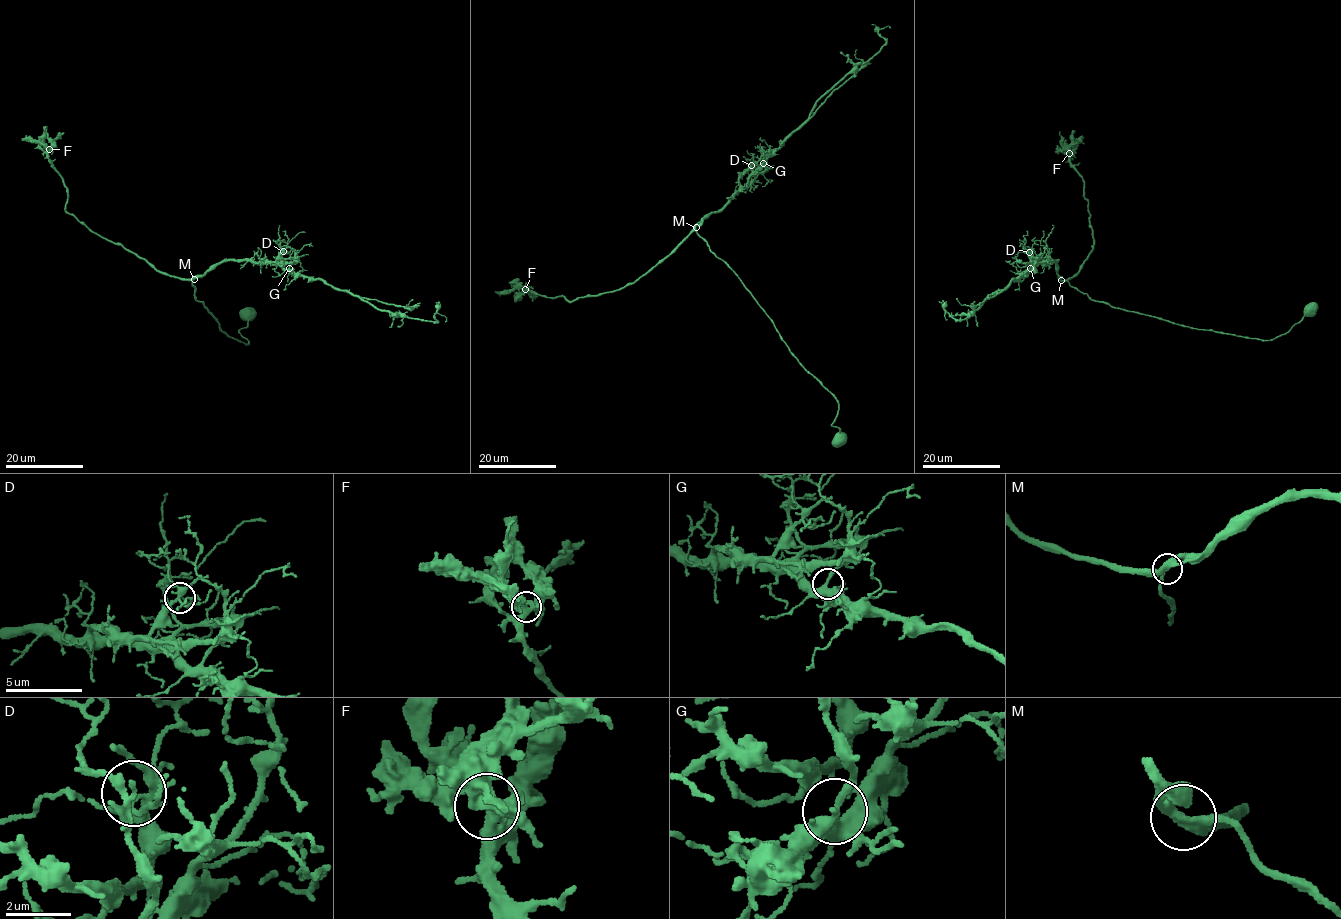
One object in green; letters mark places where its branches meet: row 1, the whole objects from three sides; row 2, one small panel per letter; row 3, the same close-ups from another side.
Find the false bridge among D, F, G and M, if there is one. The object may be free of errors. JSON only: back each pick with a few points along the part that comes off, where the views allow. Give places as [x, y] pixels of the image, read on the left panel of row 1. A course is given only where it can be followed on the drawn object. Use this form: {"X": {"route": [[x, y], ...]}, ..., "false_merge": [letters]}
{"false_merge": []}

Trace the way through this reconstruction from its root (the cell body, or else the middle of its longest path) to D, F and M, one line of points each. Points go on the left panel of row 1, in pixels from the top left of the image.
D: (248, 314), (244, 344), (197, 301), (193, 278), (223, 262), (273, 261), (283, 251)
F: (248, 314), (244, 344), (220, 331), (192, 278), (163, 274), (82, 224), (65, 209), (67, 187), (49, 149)
M: (248, 314), (239, 331), (249, 340), (244, 344), (220, 331), (197, 301), (194, 278)

